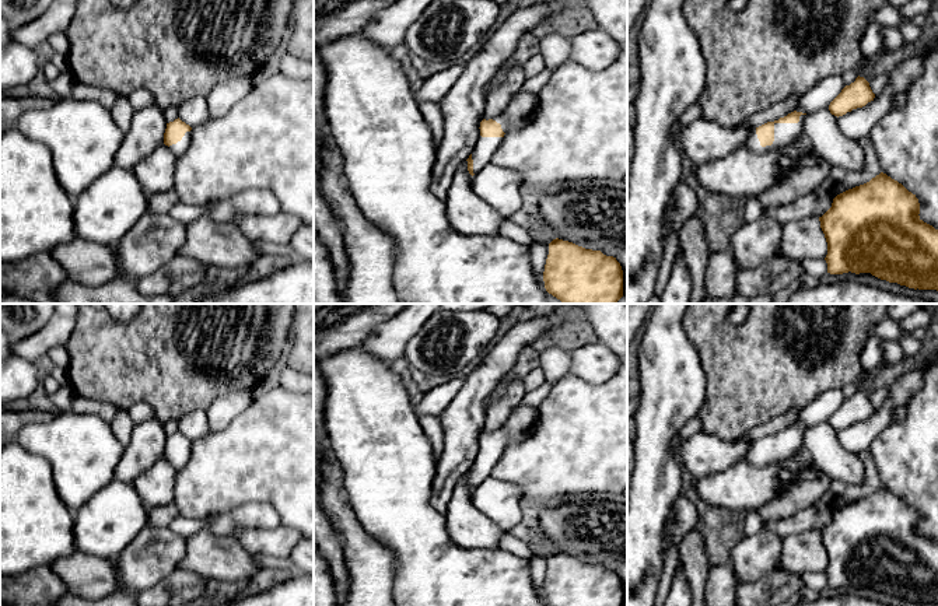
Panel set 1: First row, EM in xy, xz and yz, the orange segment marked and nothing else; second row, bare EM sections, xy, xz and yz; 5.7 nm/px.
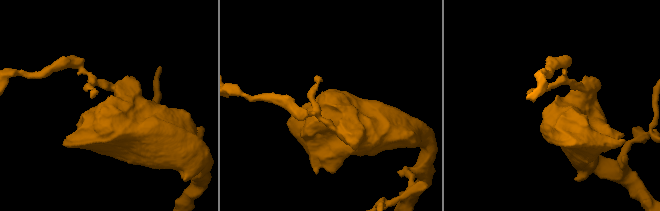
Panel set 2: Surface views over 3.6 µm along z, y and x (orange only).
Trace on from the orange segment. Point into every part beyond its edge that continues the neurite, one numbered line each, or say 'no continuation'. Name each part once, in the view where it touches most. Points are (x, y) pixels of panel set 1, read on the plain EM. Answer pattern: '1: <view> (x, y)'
1: yz (784, 447)

